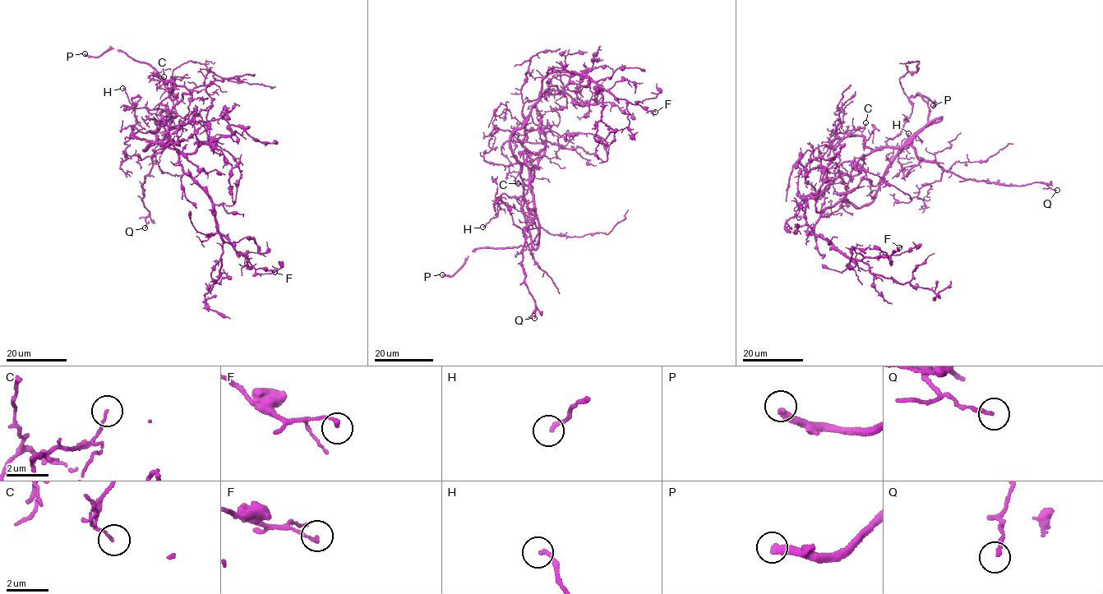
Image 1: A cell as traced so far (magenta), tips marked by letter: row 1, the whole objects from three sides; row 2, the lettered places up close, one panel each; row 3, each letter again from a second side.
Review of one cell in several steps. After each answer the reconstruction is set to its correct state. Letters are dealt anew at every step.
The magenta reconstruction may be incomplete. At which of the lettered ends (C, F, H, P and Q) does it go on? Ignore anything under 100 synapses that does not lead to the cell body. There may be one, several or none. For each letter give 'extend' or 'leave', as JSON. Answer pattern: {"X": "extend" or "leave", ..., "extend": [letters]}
{"C": "leave", "F": "leave", "H": "leave", "P": "extend", "Q": "leave", "extend": ["P"]}

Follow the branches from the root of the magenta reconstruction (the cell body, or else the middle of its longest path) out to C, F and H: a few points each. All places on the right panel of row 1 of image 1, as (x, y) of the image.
C: (856, 206), (848, 200), (842, 178), (834, 170), (840, 159), (833, 150), (842, 140), (832, 140), (865, 122)
F: (856, 206), (846, 199), (825, 209), (814, 225), (814, 233), (858, 260), (879, 255), (889, 258), (899, 247)
H: (856, 206), (872, 200), (894, 149), (909, 144), (918, 163), (902, 178), (897, 158), (908, 145), (908, 133)

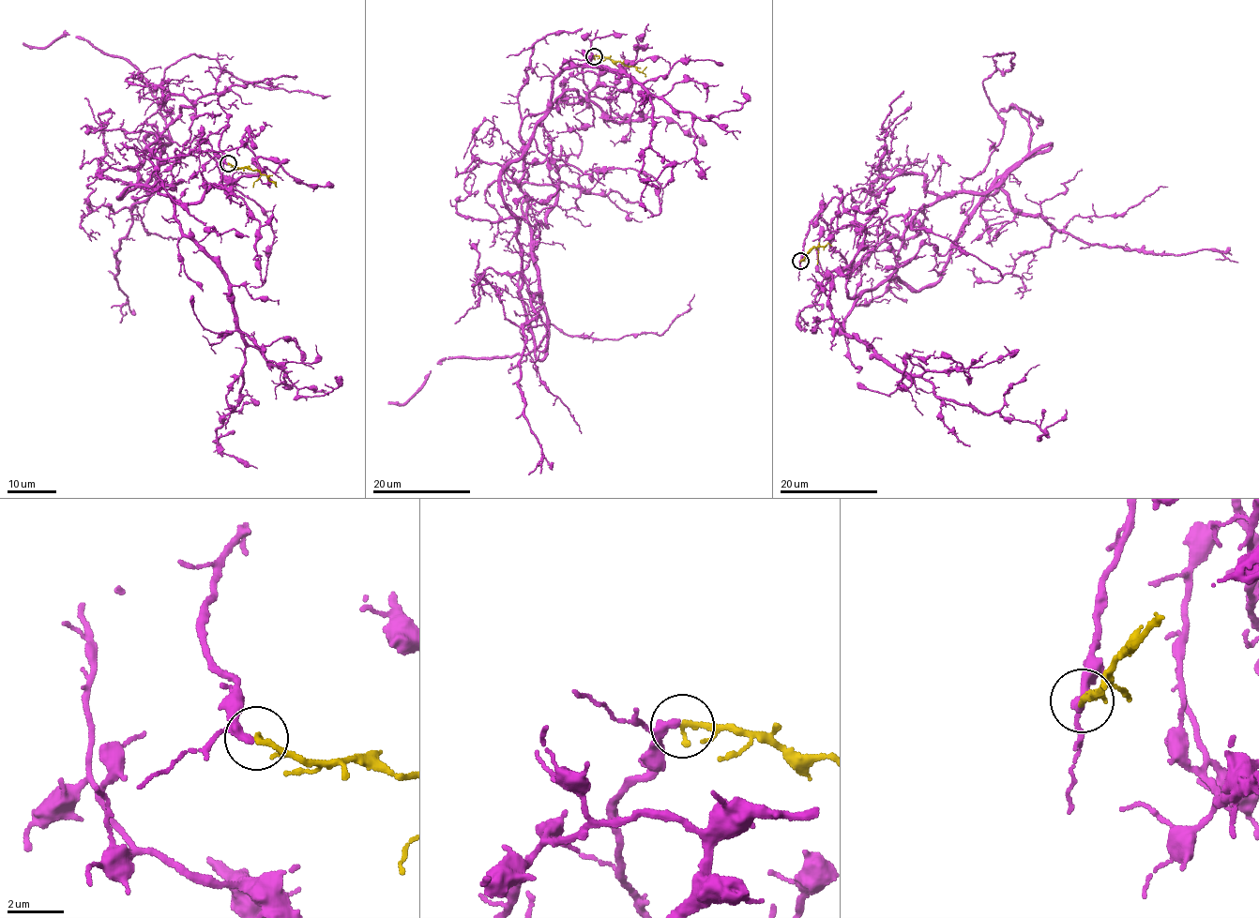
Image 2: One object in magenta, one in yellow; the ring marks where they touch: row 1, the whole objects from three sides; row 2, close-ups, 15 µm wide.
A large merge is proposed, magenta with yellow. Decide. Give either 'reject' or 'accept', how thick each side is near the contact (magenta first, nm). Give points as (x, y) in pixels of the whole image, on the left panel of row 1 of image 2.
accept; 240 nm thick on the magenta side, 220 nm on the other

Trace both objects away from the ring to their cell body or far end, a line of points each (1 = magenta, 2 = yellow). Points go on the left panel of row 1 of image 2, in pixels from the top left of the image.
1: (228, 163), (226, 125), (148, 144), (191, 108), (147, 184), (225, 279), (216, 442), (257, 468)
2: (228, 163), (259, 171), (276, 188)

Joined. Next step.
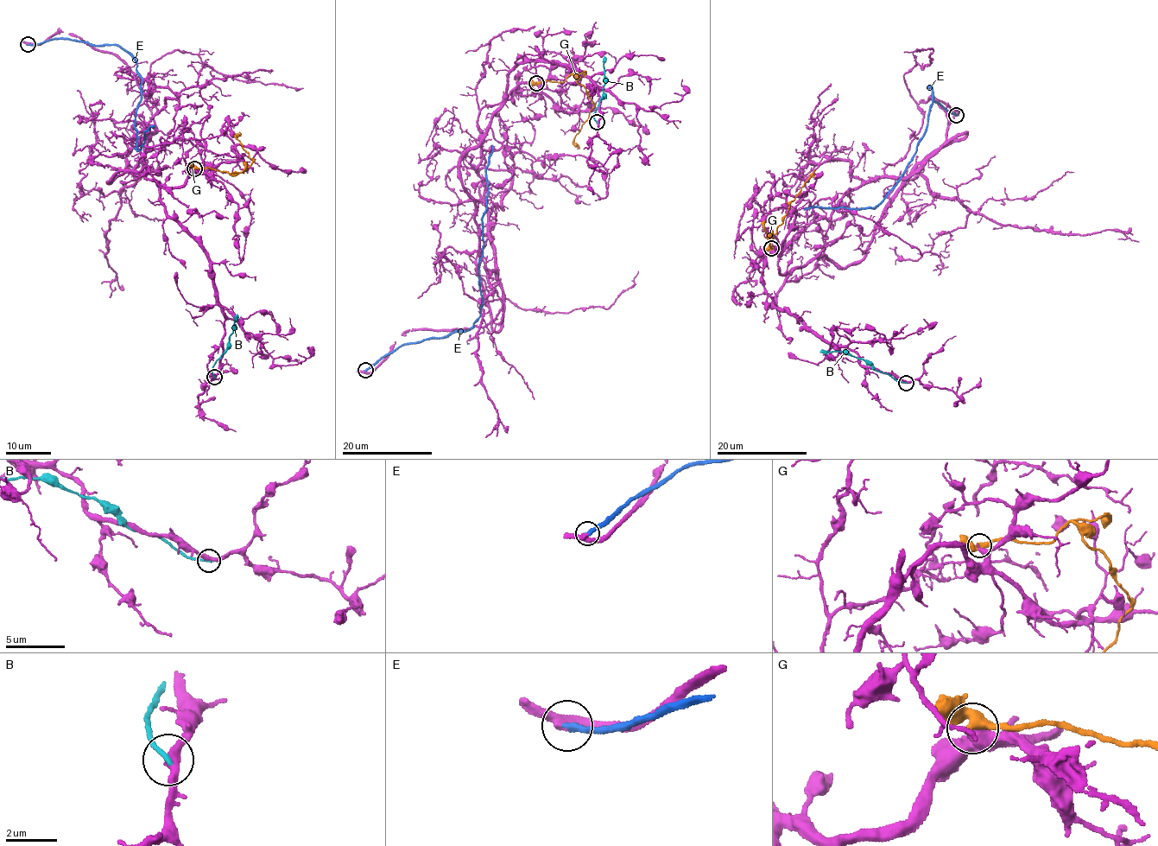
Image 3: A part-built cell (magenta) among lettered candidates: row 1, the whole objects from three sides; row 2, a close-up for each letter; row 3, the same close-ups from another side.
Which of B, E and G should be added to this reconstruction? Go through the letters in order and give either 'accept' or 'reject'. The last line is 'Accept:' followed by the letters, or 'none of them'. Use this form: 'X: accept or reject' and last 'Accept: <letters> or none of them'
B: reject
E: reject
G: reject
Accept: none of them

